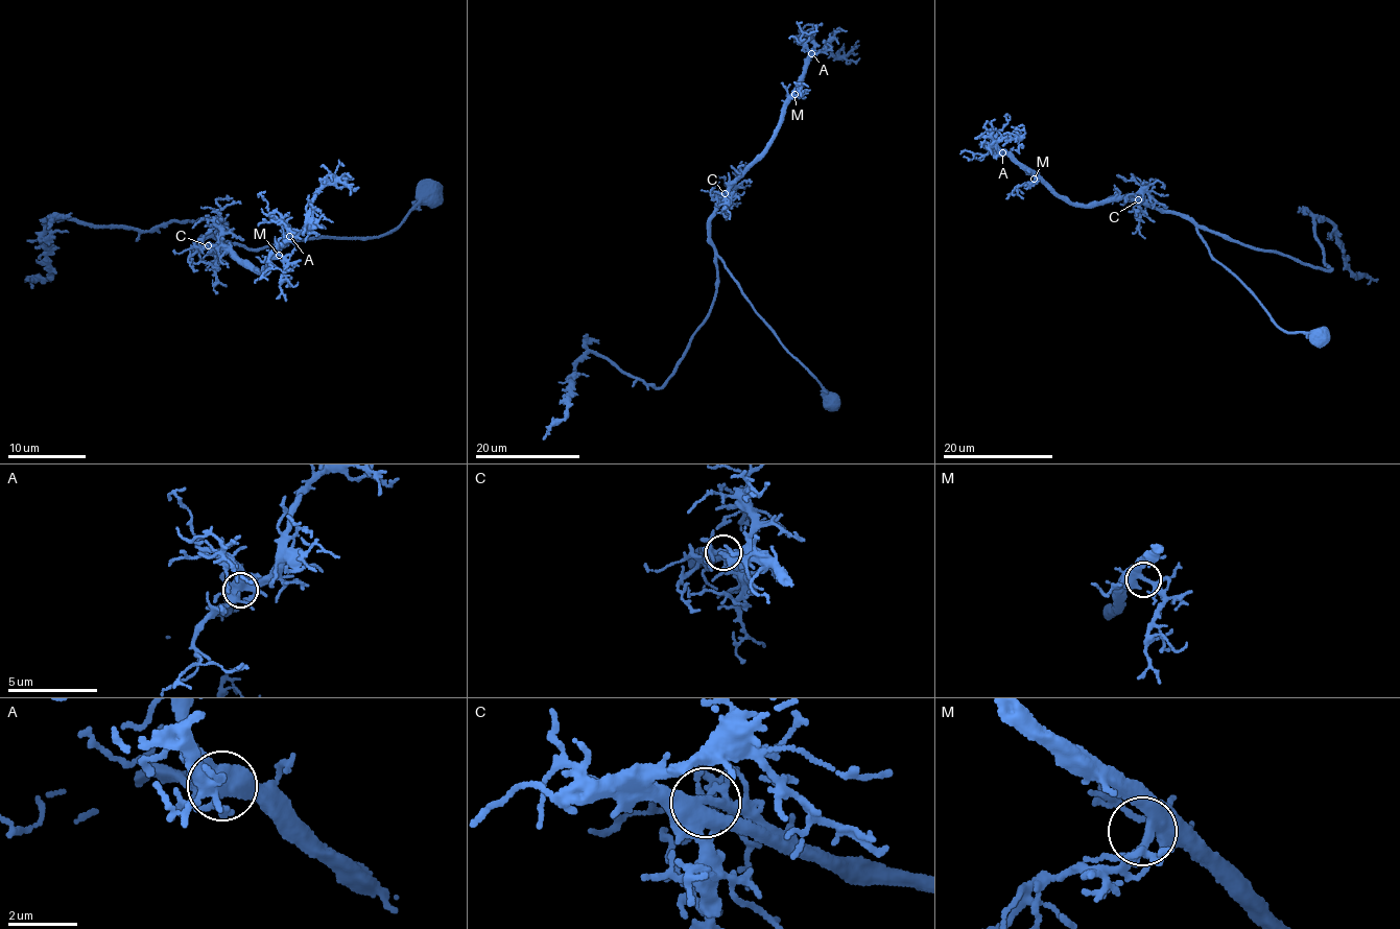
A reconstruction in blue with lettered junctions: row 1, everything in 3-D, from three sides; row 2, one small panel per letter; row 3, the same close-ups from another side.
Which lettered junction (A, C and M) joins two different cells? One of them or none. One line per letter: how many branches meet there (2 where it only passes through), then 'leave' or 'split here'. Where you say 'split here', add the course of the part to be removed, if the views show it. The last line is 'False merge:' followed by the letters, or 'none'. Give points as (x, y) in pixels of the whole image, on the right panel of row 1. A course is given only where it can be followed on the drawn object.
A: branches 9; leave
C: branches 7; leave
M: branches 4; leave
False merge: none

